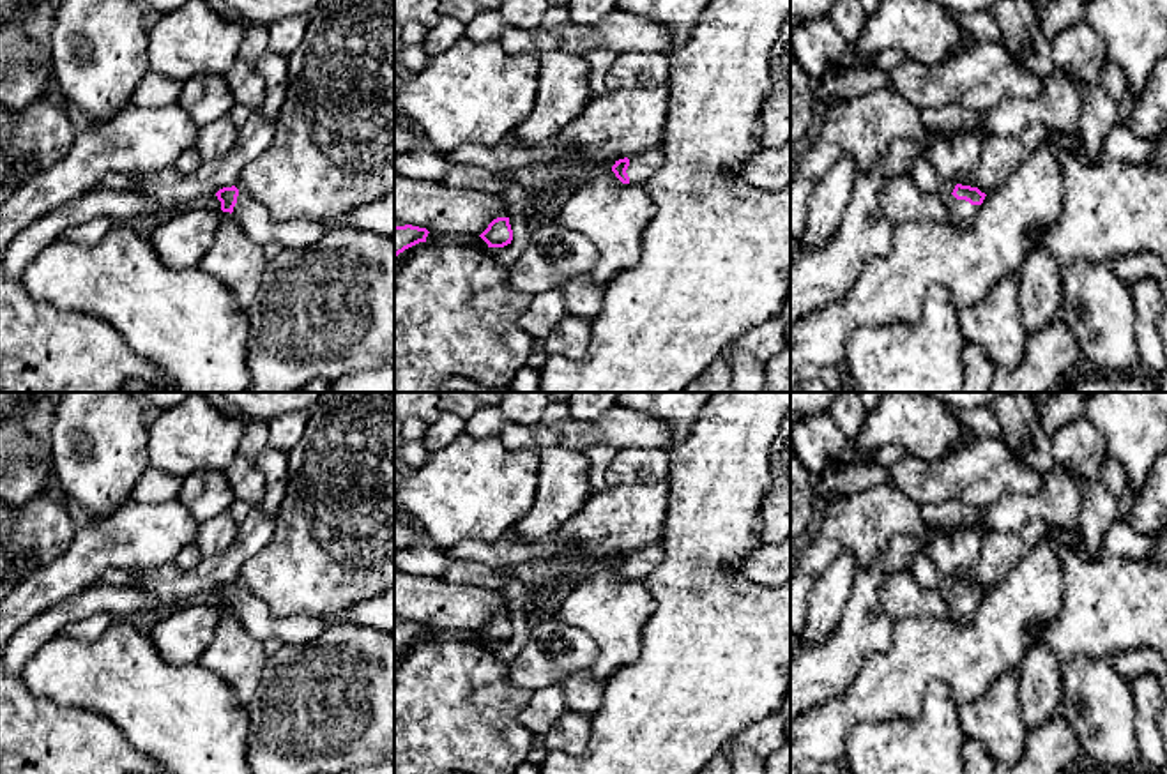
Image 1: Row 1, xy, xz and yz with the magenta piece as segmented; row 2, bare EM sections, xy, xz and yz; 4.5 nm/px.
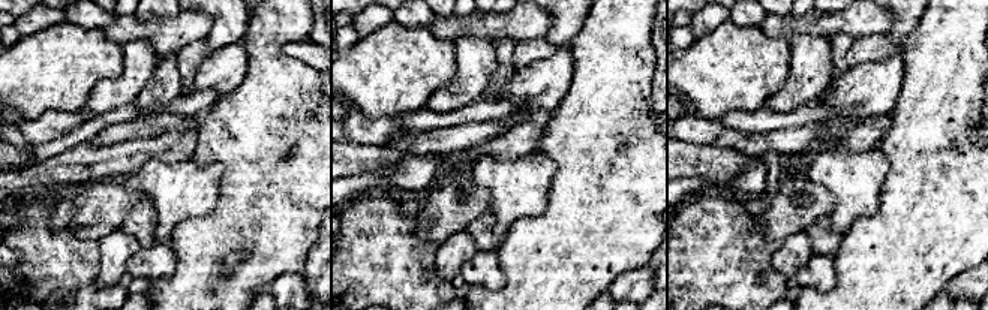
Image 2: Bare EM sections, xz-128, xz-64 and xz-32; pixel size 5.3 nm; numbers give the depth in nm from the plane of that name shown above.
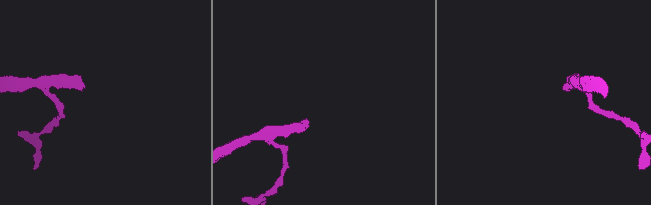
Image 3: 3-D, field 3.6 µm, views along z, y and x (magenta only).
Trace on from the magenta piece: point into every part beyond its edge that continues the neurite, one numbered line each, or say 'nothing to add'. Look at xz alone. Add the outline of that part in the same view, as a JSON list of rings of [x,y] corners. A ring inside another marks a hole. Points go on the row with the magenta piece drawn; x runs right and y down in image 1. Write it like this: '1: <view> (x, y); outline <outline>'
1: xz (642, 166); outline [[[656,145],[640,154],[633,154],[628,159],[629,166],[626,173],[629,177],[629,184],[645,184],[663,163],[663,148],[661,145]]]

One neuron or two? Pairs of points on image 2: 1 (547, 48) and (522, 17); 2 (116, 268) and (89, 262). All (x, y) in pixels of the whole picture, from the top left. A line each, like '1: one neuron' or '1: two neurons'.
1: two neurons
2: two neurons

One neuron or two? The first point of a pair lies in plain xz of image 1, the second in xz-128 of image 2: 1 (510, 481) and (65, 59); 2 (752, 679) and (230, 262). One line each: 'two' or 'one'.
1: one
2: two

